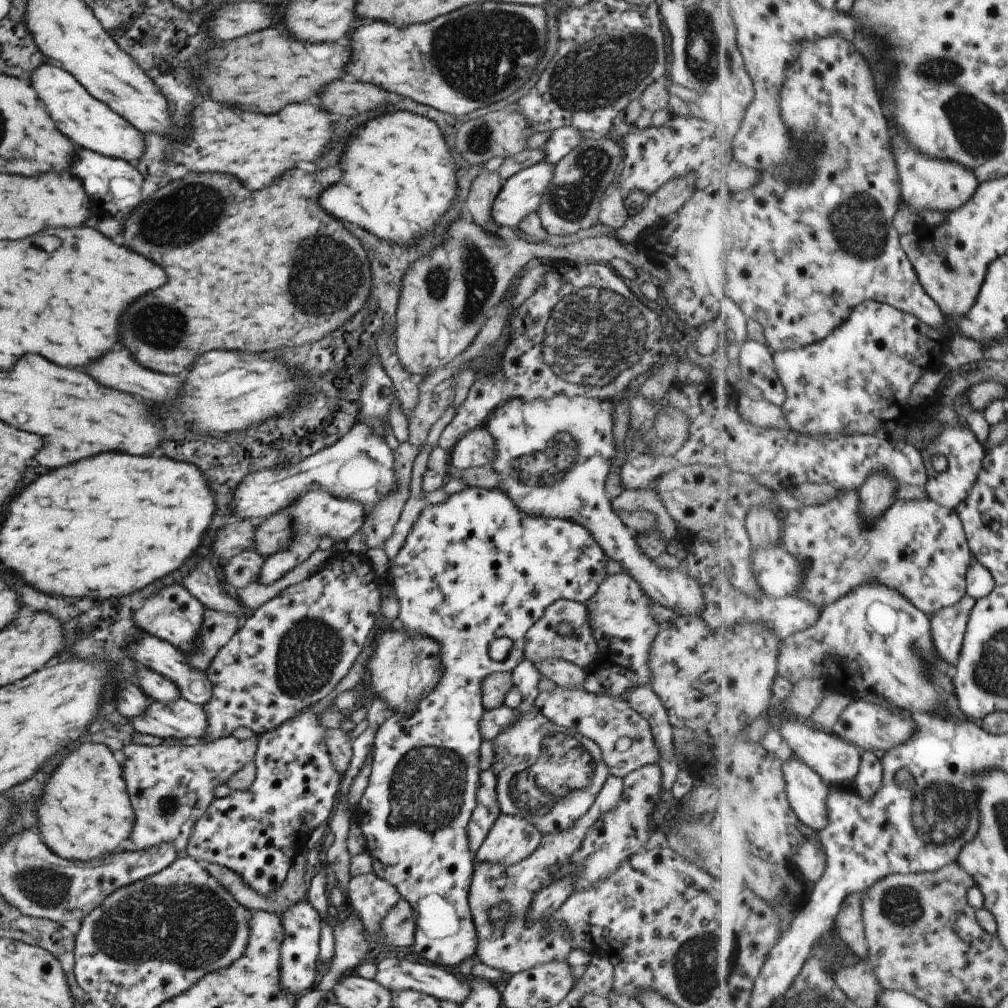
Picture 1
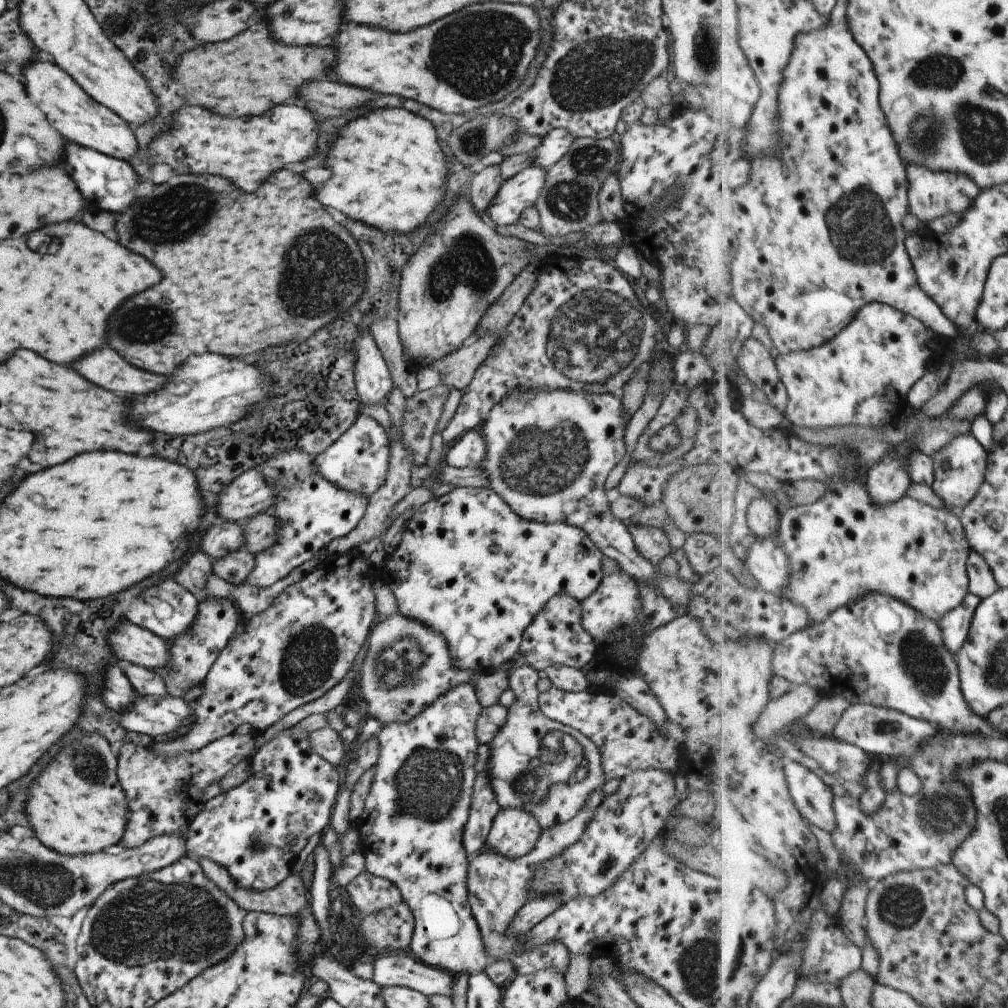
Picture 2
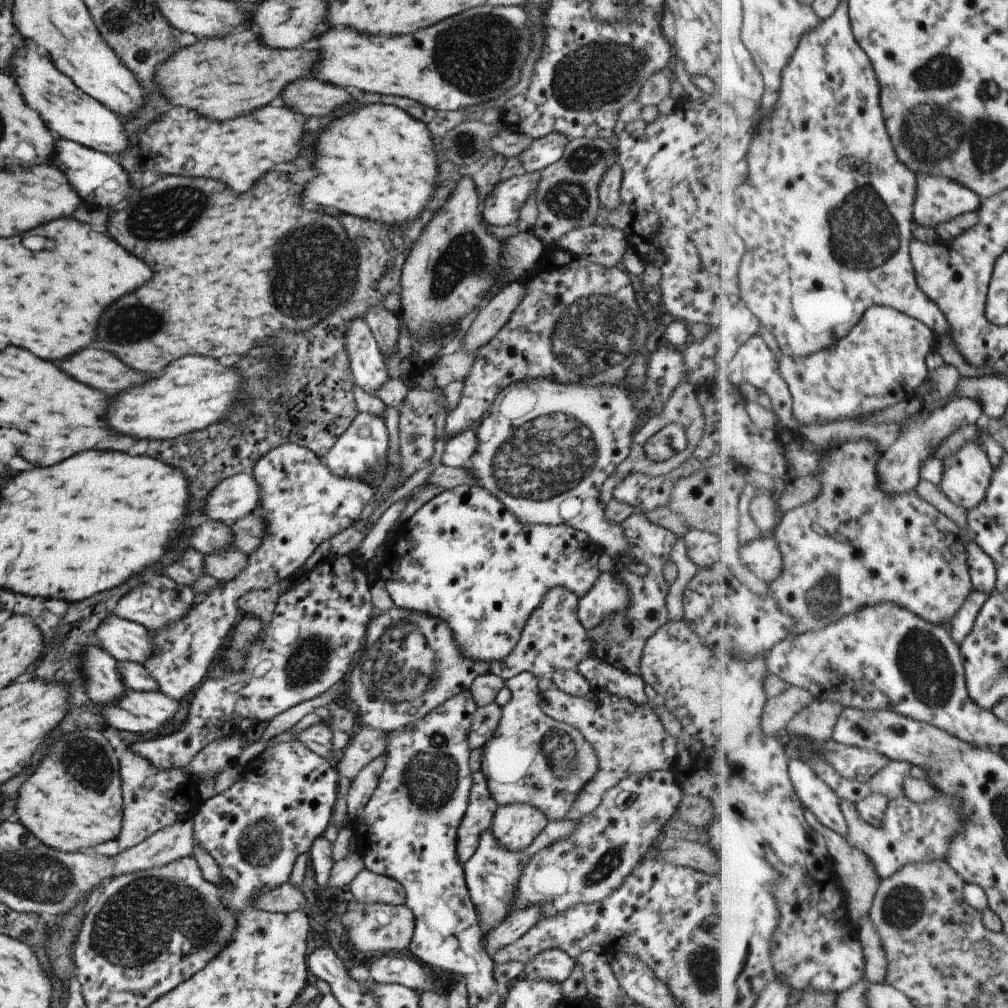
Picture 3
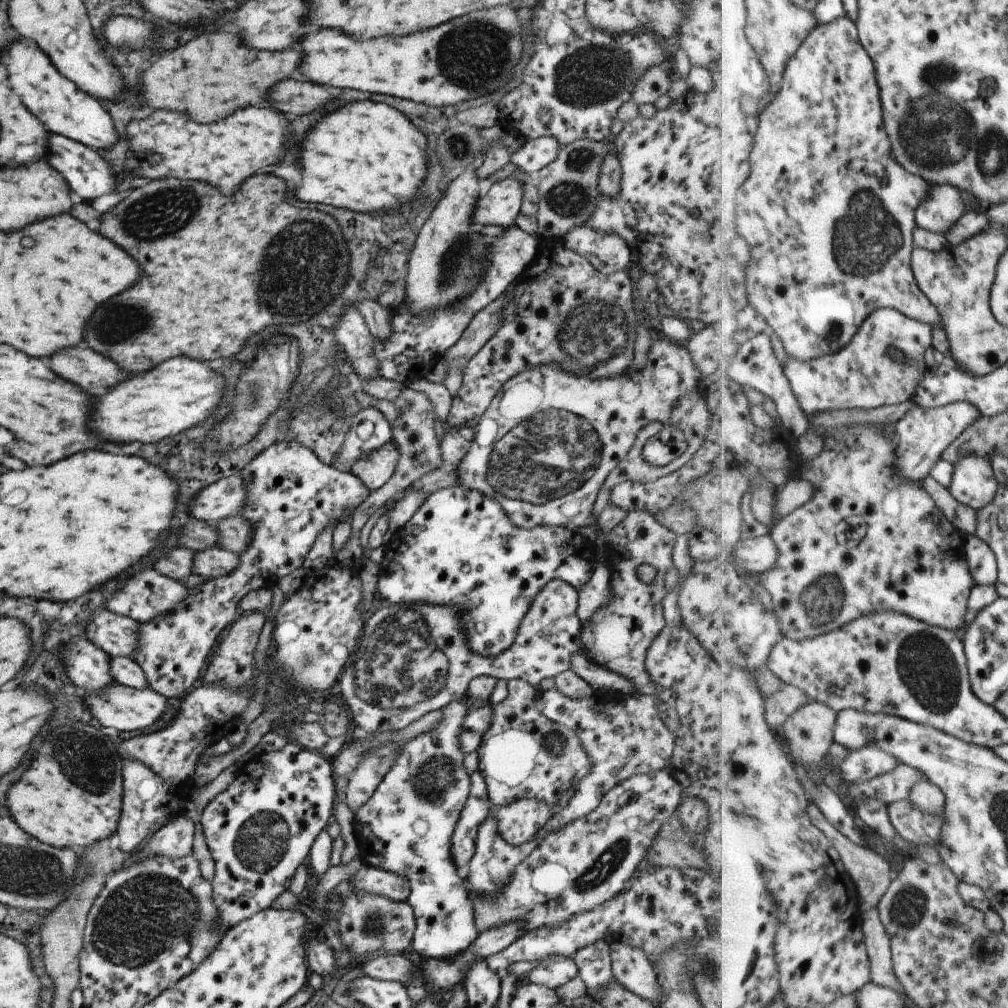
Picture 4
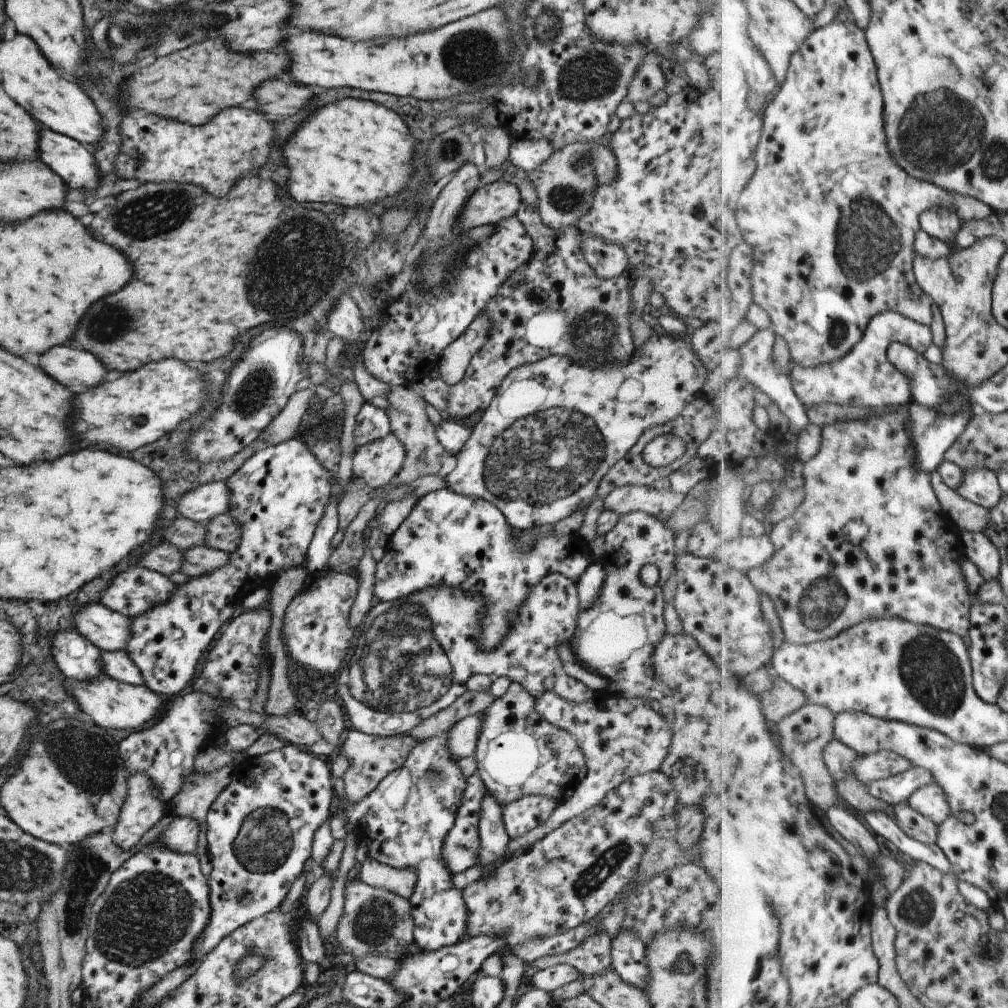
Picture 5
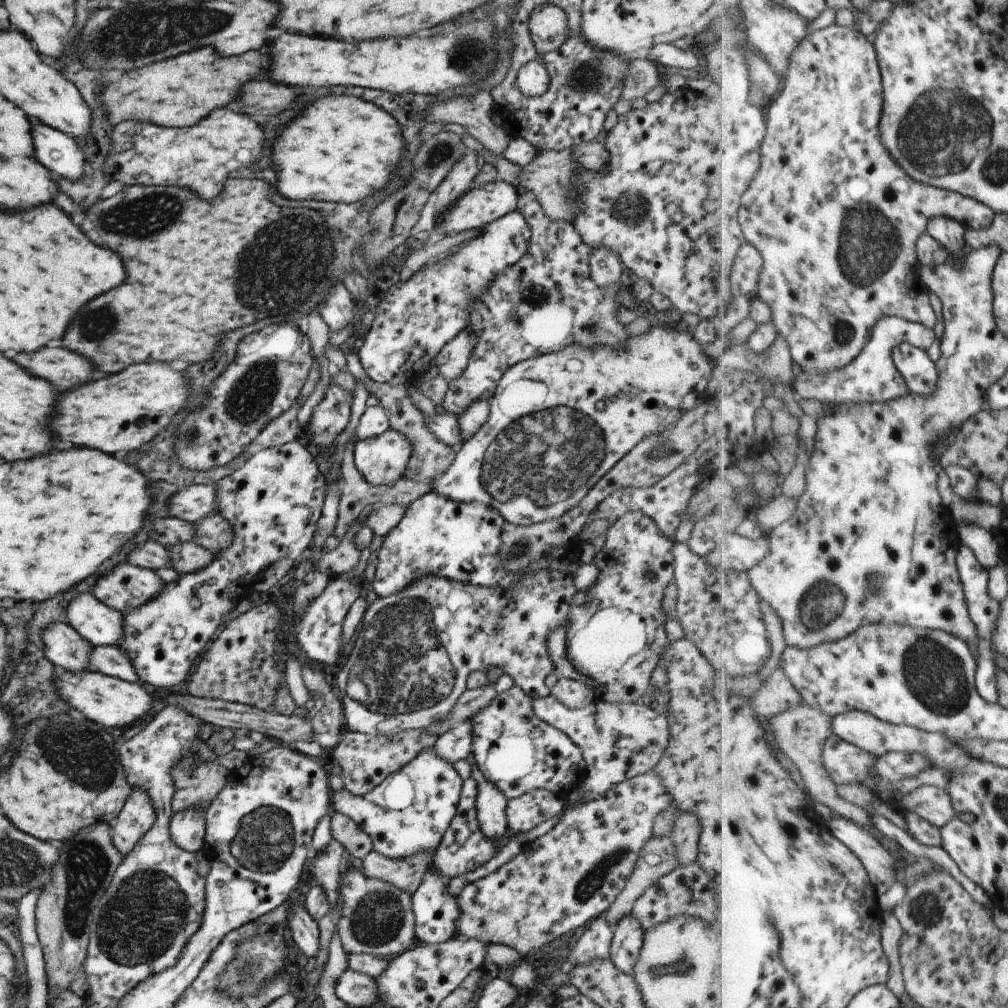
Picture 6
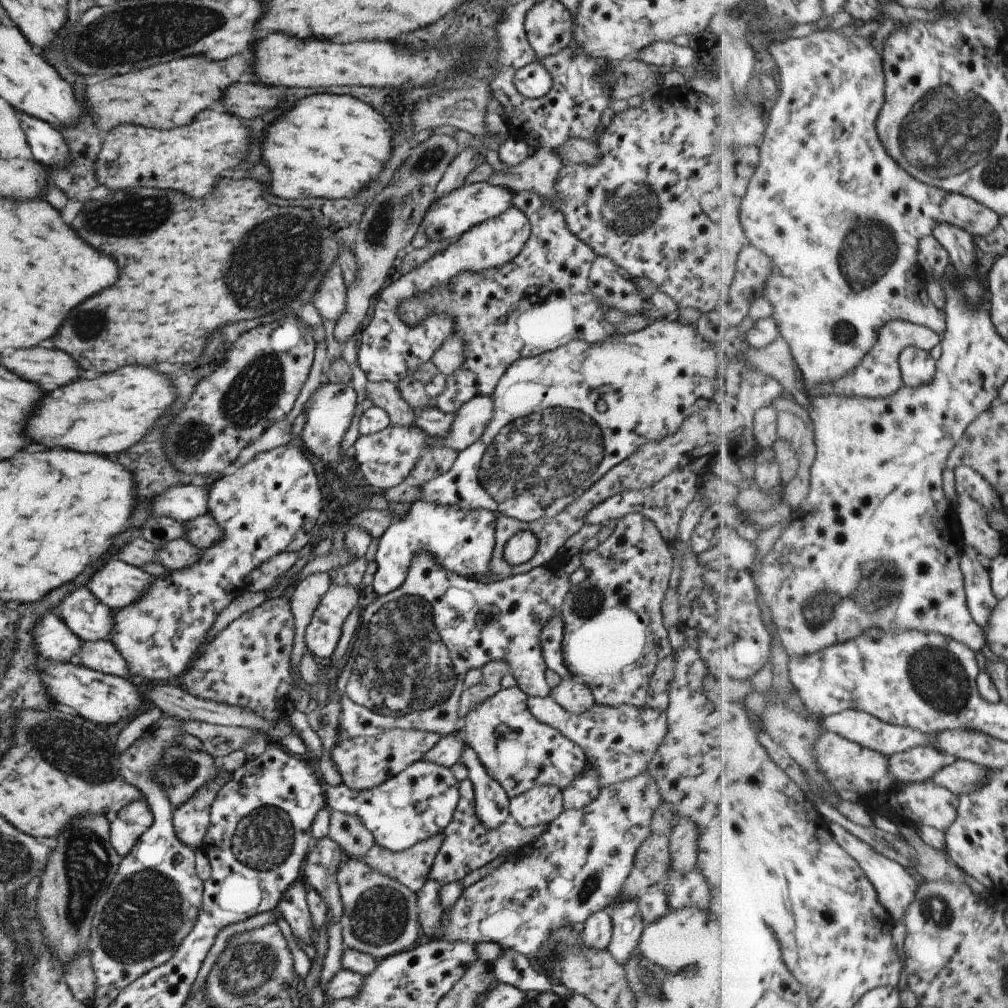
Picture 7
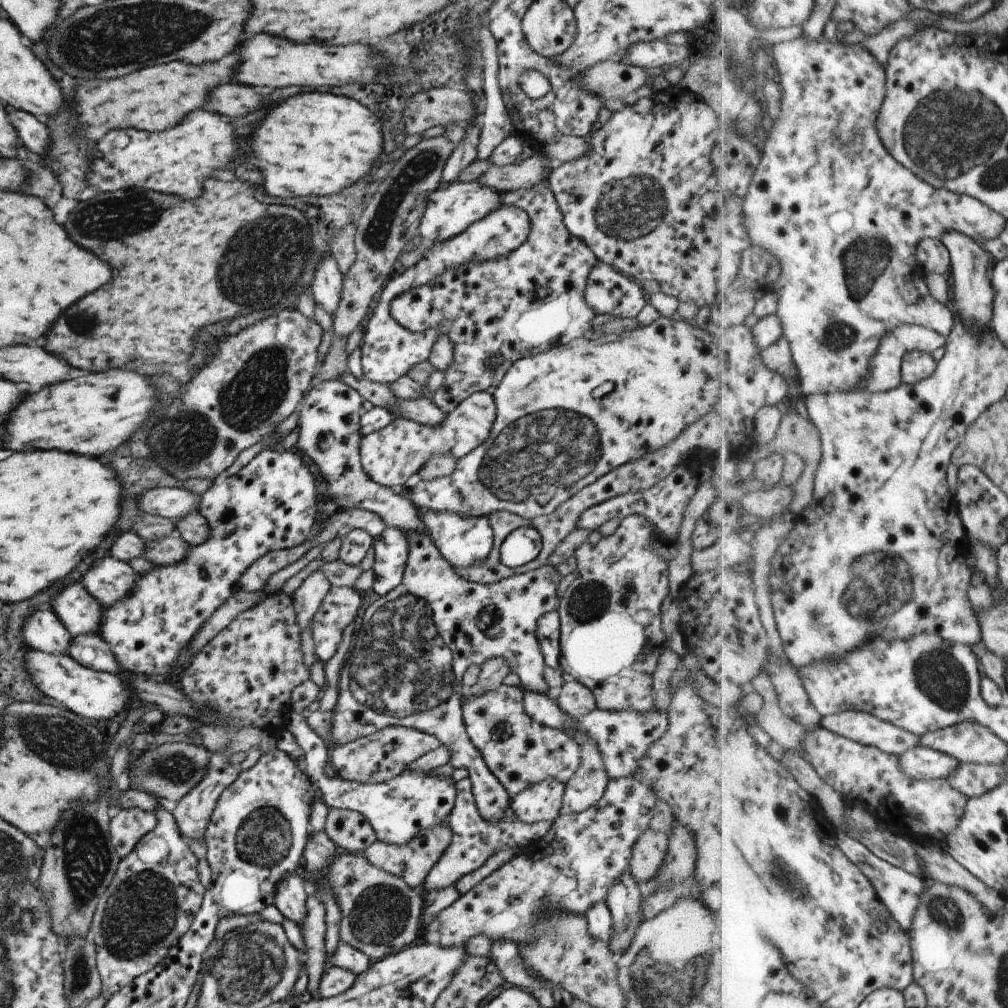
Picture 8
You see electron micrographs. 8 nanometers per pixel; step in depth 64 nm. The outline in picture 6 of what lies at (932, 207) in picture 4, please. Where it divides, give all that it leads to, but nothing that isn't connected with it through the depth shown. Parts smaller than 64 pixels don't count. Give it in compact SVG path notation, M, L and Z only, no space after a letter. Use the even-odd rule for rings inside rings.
M933 217L928 224L928 233L945 246L951 260L959 260L967 254L967 231L965 225L947 217Z

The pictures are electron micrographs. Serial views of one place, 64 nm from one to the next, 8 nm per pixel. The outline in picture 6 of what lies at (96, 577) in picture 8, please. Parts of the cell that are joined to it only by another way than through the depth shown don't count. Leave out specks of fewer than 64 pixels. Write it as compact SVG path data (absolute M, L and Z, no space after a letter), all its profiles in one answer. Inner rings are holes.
M123 562L103 573L90 594L104 606L125 616L155 598L163 585L163 580L153 570Z

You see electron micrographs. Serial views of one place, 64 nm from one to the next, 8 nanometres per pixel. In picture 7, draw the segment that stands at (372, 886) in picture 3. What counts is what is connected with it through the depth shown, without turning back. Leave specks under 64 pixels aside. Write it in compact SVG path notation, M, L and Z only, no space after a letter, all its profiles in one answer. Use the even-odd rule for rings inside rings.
M443 833L427 838L425 842L417 842L403 852L387 852L374 844L365 852L362 862L369 866L369 870L395 880L415 893L427 879L441 842Z

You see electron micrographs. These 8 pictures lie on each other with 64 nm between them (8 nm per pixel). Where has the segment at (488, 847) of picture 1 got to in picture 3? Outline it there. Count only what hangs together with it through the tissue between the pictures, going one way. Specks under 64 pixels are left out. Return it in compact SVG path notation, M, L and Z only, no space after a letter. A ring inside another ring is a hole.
M529 804L499 805L490 823L491 836L509 852L525 850L548 824Z

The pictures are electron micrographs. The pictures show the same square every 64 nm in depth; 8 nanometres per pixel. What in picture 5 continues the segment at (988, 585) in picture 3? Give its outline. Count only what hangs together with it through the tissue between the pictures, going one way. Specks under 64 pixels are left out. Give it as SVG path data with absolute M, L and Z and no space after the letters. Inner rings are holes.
M962 531L961 536L965 543L966 556L974 562L983 579L990 581L999 576L1002 567L1000 550L984 531Z

